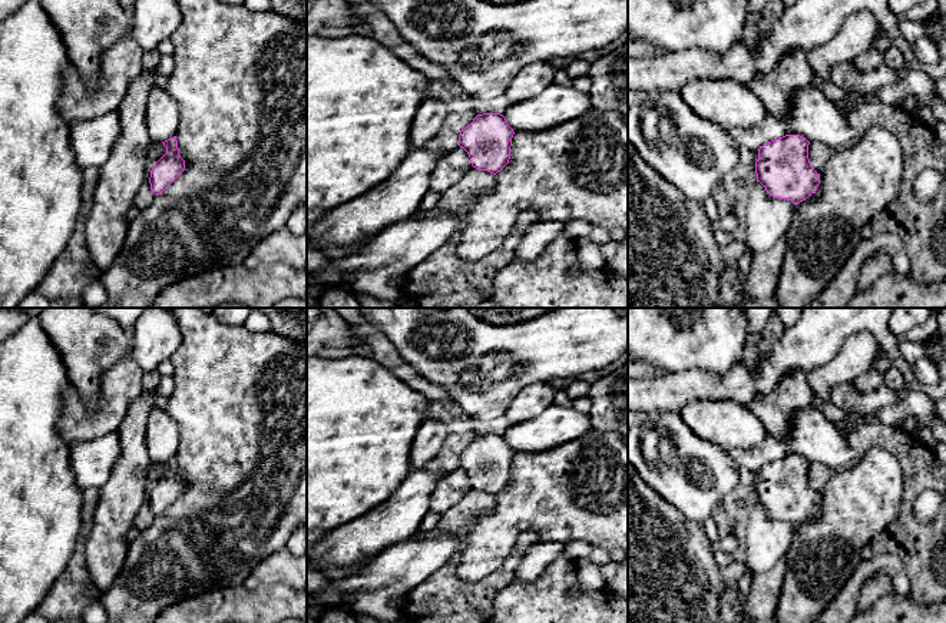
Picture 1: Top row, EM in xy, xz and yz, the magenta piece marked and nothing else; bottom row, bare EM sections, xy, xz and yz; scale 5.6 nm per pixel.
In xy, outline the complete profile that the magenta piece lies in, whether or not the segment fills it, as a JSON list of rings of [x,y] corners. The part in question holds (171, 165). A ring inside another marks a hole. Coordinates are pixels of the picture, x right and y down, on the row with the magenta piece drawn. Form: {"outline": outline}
{"outline": [[[176,136],[162,142],[166,153],[150,170],[150,189],[155,195],[162,193],[185,169],[185,160],[179,155]]]}

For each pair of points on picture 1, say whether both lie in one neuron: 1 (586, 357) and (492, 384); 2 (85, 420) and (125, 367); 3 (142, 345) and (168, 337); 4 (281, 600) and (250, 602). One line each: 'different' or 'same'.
1: same
2: same
3: same
4: same

